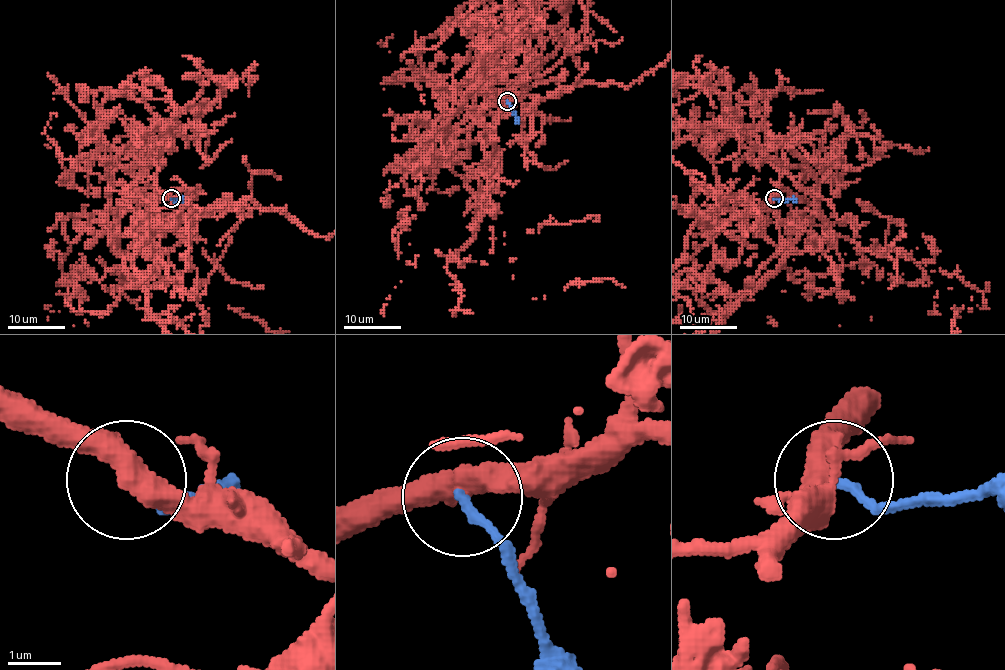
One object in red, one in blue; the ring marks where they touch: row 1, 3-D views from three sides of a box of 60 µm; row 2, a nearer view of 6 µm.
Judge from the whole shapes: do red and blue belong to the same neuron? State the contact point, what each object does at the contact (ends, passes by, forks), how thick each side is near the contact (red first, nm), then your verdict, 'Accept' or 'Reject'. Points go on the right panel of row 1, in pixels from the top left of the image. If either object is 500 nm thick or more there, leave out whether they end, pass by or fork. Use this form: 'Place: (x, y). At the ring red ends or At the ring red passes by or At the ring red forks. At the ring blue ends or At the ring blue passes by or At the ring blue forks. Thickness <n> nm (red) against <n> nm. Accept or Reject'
Place: (774, 198). At the ring red passes by. At the ring blue ends. Thickness 480 nm (red) against 170 nm. Reject

